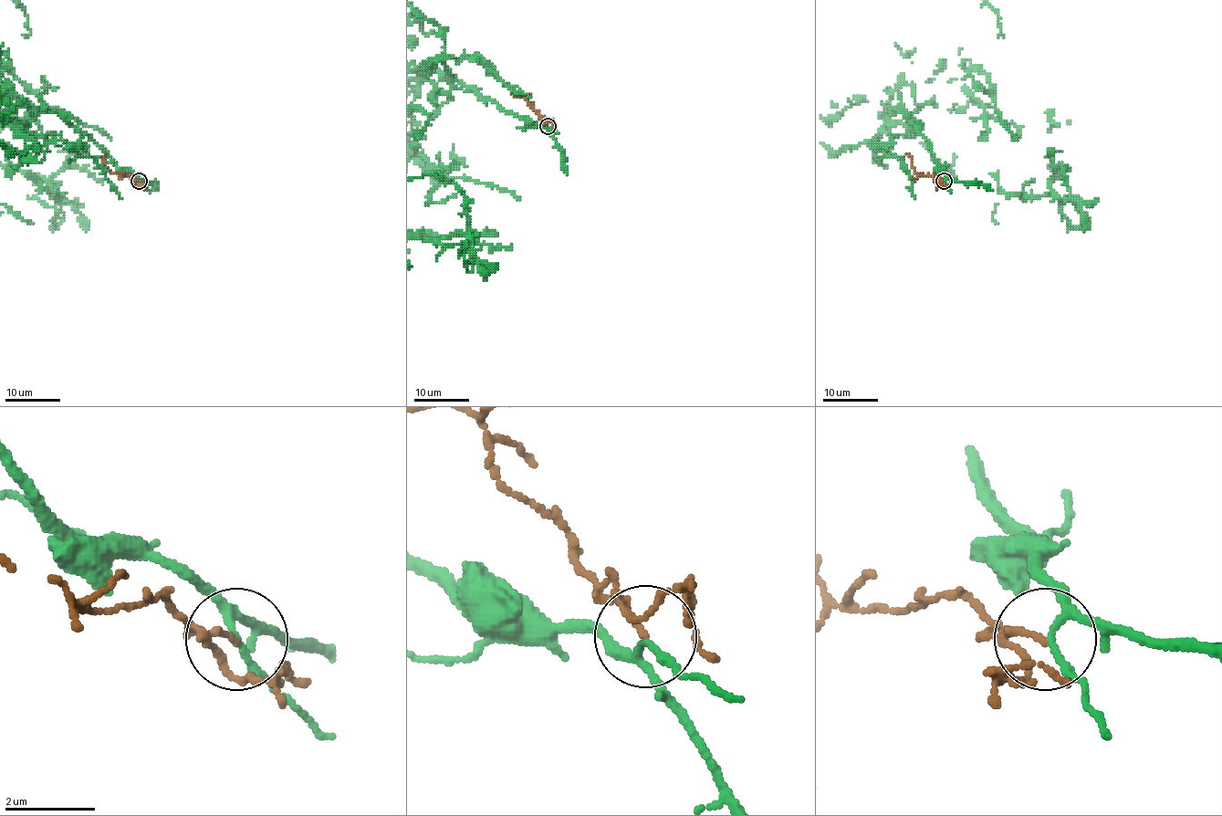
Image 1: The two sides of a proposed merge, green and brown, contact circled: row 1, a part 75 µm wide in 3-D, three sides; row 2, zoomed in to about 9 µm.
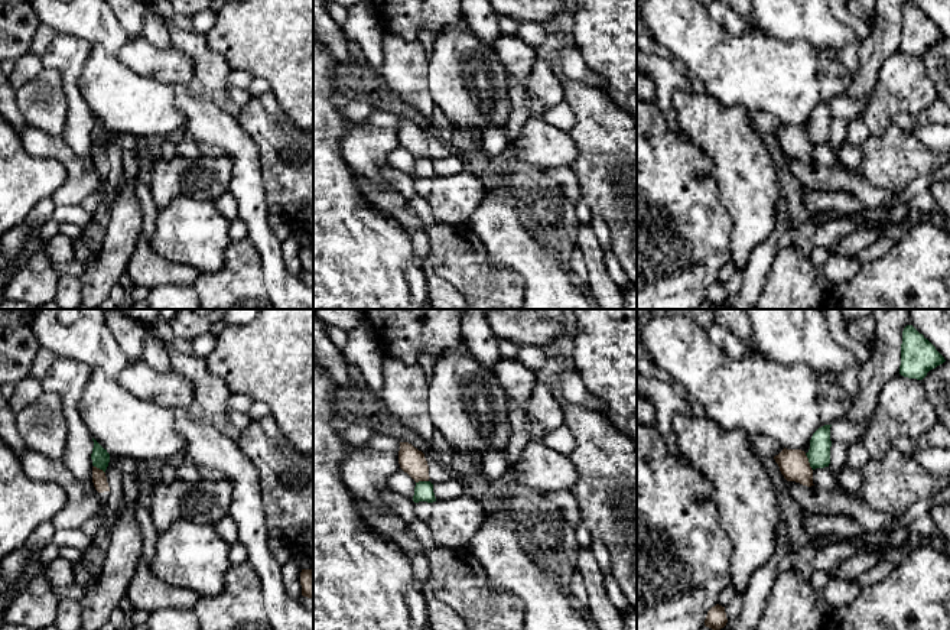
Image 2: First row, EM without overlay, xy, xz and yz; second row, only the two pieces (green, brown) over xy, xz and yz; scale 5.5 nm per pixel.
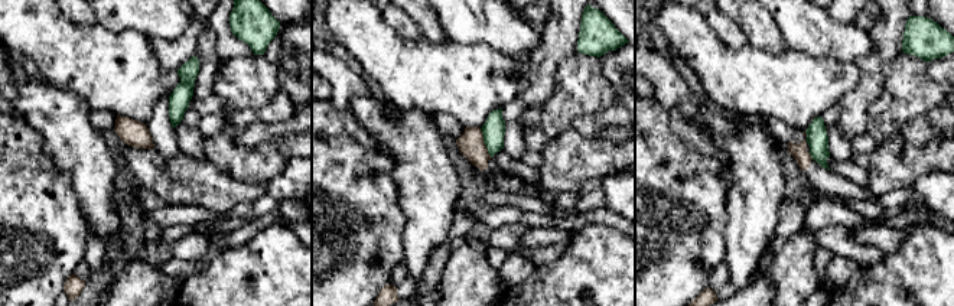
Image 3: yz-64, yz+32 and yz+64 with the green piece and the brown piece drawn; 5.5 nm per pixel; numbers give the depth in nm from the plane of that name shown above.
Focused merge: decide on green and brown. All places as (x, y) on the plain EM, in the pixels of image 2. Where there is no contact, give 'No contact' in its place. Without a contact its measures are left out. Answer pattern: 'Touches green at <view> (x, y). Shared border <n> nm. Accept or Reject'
Touches green at yz (809, 137). Shared border 90 nm. Reject

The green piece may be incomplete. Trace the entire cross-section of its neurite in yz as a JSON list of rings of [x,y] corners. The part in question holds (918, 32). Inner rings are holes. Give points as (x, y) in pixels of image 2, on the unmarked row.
[[[912,1],[902,7],[899,51],[908,55],[923,56],[927,49],[943,40],[944,33]]]

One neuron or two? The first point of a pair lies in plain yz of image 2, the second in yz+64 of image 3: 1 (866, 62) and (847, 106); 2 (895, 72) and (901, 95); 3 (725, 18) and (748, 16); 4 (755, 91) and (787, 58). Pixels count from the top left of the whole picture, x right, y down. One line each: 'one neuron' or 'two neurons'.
1: one neuron
2: one neuron
3: two neurons
4: one neuron

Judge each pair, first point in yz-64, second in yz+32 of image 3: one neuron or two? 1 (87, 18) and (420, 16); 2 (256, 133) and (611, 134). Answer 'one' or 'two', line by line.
1: two
2: one

